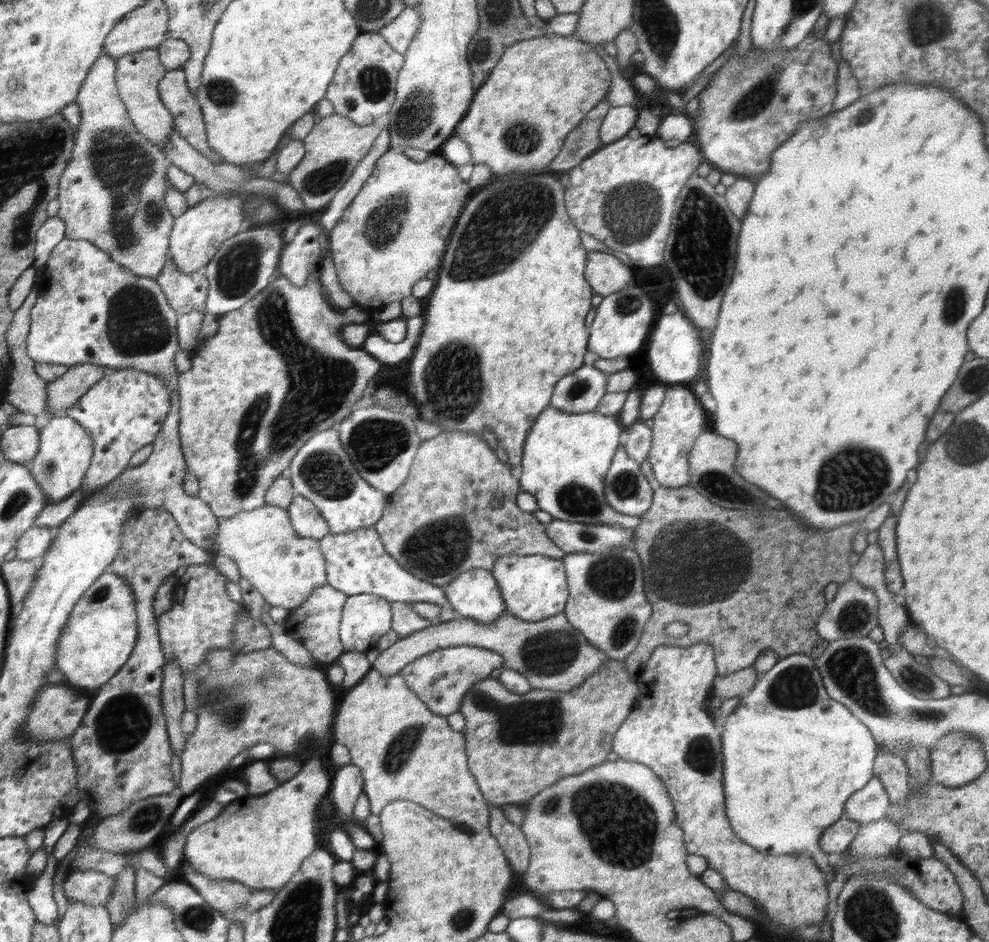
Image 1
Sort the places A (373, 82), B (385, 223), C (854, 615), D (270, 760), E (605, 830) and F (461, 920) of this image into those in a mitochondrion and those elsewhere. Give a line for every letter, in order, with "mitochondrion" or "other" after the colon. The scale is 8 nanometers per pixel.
A: mitochondrion
B: mitochondrion
C: mitochondrion
D: other
E: mitochondrion
F: mitochondrion

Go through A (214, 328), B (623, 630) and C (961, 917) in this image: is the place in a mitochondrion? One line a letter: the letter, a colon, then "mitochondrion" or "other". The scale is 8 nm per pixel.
A: other
B: mitochondrion
C: other

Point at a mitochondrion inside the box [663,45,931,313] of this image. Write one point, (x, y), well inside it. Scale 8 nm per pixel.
(702, 249)

